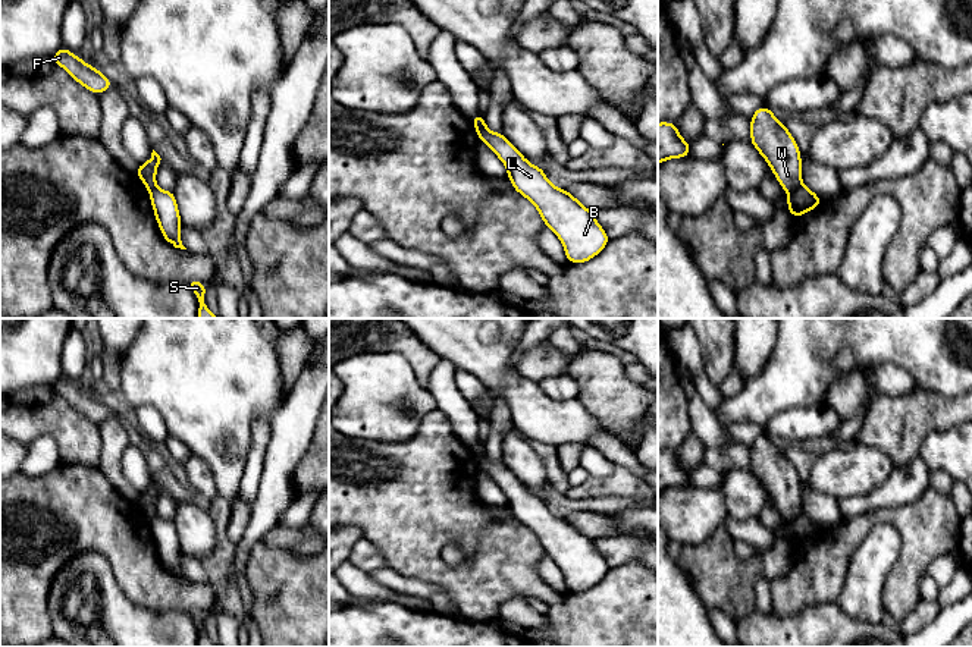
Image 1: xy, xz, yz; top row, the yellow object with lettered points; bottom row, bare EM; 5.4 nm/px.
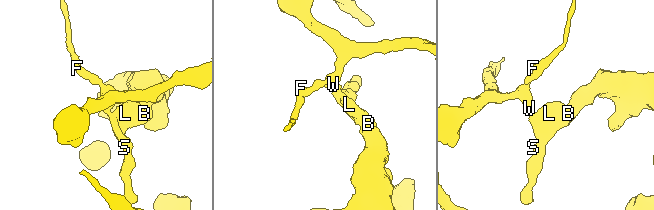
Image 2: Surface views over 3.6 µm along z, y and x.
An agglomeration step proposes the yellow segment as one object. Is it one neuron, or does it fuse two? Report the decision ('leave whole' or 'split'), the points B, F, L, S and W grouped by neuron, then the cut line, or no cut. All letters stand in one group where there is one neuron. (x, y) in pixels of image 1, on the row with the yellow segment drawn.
split; groups B L S / F W; cut yz (802, 185), (789, 195)

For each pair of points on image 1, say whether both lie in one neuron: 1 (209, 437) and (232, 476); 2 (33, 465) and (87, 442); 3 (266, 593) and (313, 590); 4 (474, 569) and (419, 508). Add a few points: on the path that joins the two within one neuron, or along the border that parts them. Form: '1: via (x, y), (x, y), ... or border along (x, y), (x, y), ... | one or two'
1: via (218, 446), (218, 457), (226, 467) | one
2: border along (27, 445), (38, 436), (49, 435), (62, 462) | two
3: via (278, 593), (301, 593) | one
4: via (477, 550), (438, 511) | one

